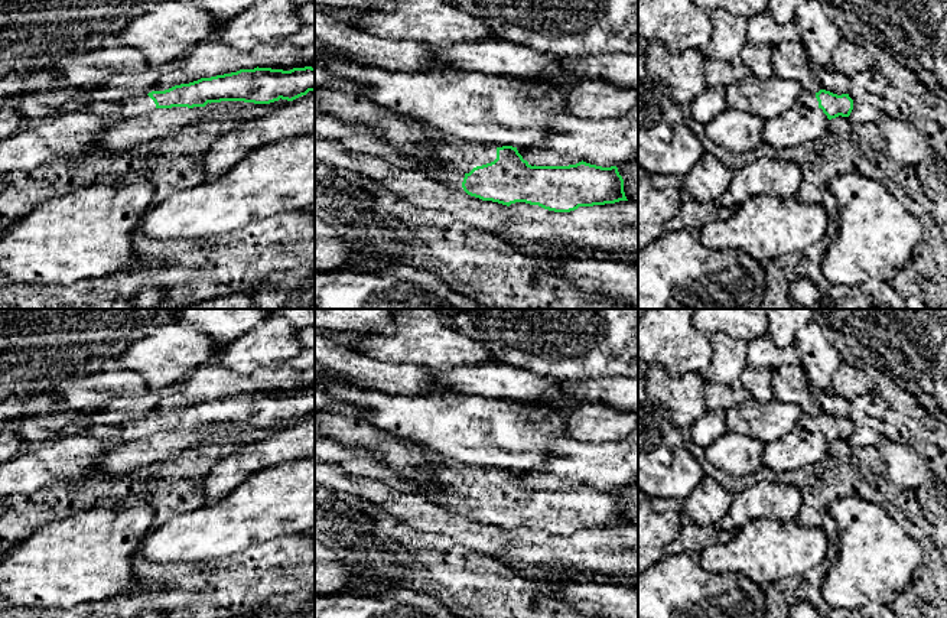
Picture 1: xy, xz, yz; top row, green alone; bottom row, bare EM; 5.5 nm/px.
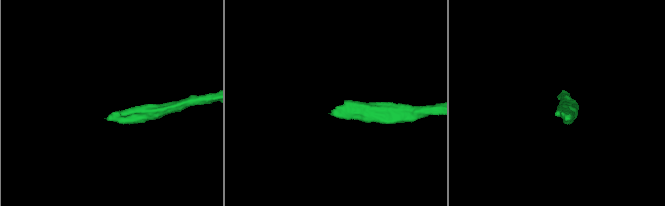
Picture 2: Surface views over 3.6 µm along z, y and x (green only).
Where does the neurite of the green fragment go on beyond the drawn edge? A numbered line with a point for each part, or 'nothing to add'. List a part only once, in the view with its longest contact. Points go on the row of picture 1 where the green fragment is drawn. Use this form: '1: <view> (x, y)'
1: xz (344, 104)

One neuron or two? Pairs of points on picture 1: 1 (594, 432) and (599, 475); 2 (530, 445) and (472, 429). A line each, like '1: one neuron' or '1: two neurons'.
1: two neurons
2: one neuron

